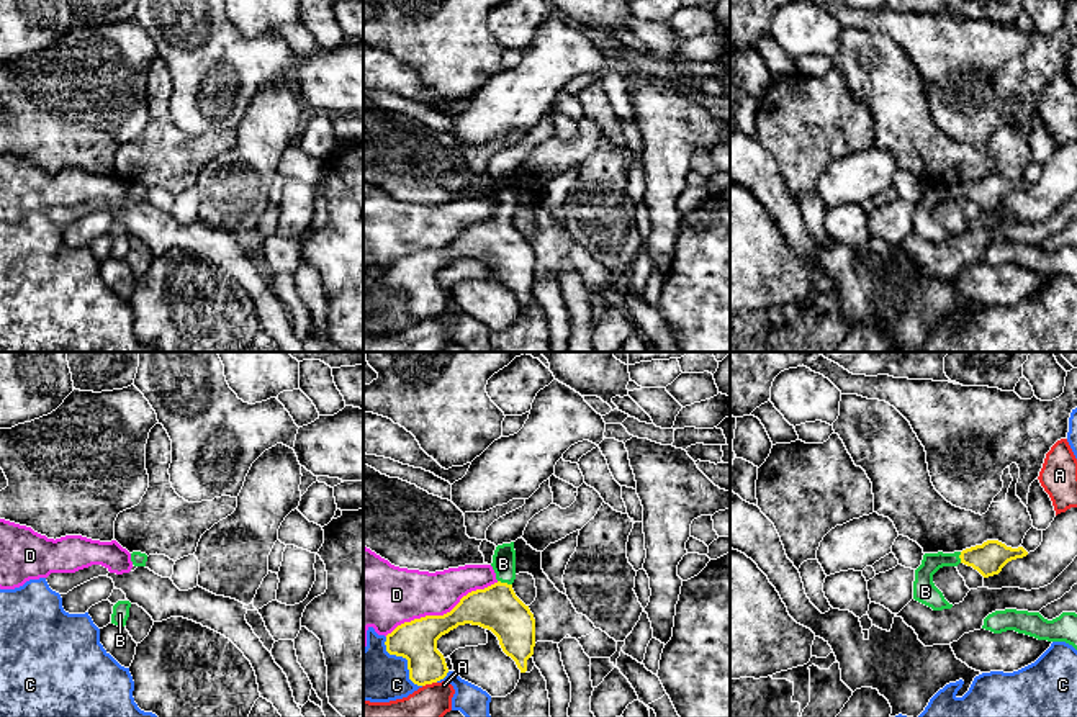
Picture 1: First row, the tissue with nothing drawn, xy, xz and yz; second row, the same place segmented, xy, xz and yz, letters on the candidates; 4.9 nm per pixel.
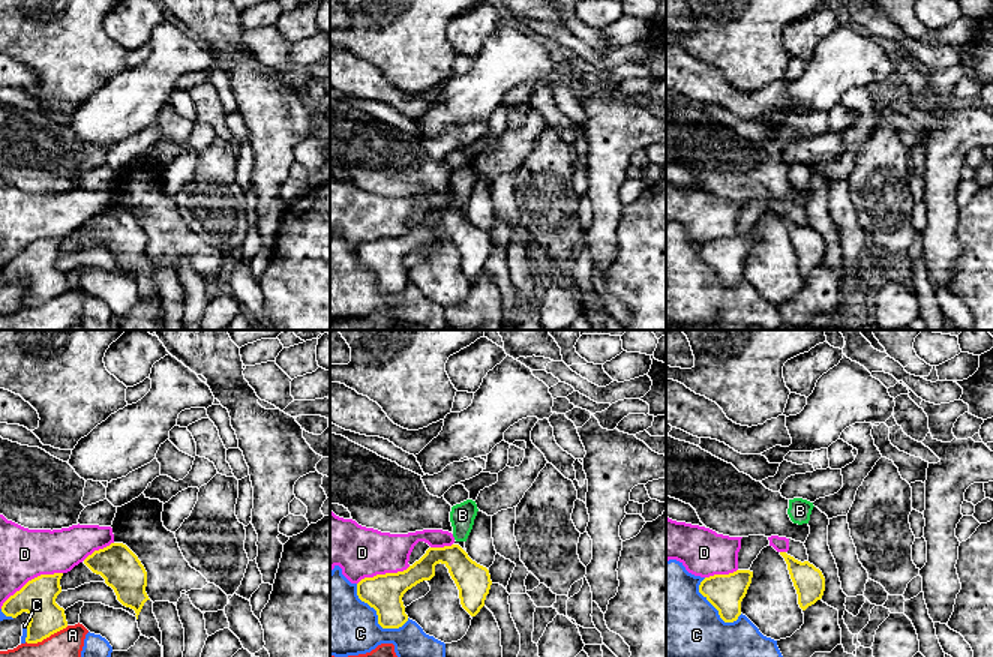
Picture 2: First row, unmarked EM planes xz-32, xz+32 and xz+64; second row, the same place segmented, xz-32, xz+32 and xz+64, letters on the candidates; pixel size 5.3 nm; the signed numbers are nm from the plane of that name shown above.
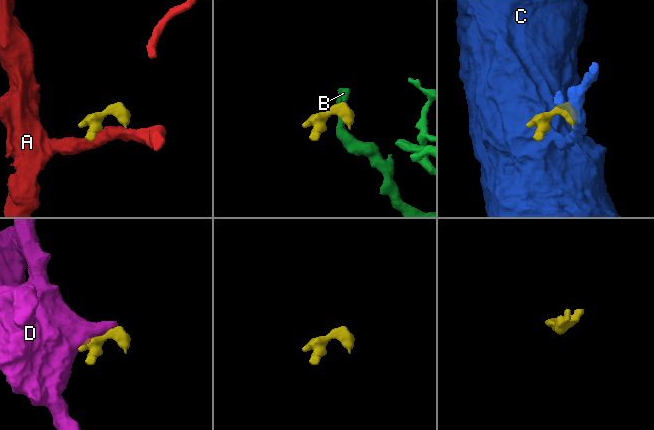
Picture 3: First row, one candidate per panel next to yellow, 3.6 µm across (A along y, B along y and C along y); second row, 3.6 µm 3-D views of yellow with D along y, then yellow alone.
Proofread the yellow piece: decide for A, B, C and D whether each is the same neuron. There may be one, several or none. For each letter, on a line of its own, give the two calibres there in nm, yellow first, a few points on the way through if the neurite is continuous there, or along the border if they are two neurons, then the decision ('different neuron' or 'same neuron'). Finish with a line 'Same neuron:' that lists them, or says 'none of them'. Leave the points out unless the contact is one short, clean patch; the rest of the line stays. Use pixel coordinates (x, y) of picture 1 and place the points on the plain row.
A: calibres 200 and 240 nm; border xz (436, 315), (423, 320); different neuron
B: calibres 220 and 110 nm; way xz (496, 241), (504, 216), (503, 197); same neuron
C: calibres 200 and 260 nm; different neuron
D: calibres 200 and 280 nm; different neuron
Same neuron: B

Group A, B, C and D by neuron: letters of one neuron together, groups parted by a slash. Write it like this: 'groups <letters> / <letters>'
groups A / B / C / D

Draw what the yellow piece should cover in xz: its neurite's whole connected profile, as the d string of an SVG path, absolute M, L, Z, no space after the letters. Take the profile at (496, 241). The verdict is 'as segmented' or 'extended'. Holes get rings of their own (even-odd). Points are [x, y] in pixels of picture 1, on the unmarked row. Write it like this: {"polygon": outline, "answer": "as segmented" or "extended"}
{"polygon": "M514 175L498 178L491 196L496 216L468 226L444 249L426 249L398 259L386 268L386 285L408 293L409 313L426 319L444 313L448 306L437 273L457 262L471 257L491 264L520 306L530 306L535 280L535 252L514 226L516 183Z", "answer": "extended"}

